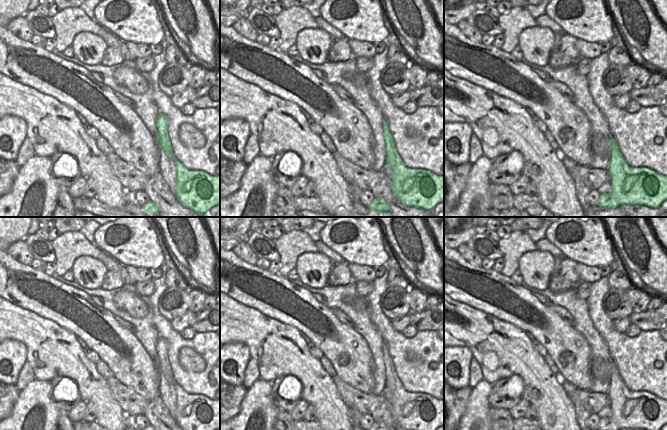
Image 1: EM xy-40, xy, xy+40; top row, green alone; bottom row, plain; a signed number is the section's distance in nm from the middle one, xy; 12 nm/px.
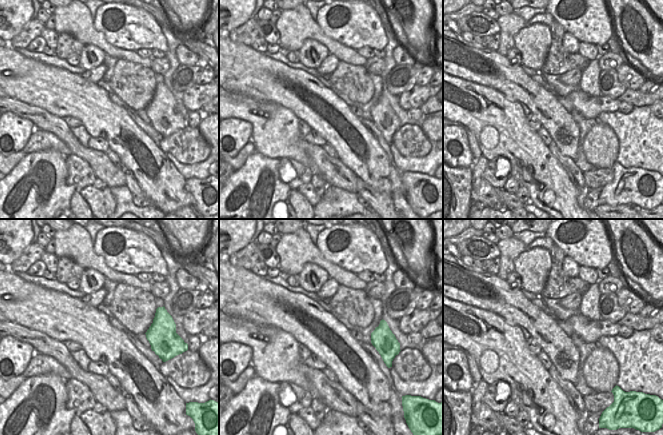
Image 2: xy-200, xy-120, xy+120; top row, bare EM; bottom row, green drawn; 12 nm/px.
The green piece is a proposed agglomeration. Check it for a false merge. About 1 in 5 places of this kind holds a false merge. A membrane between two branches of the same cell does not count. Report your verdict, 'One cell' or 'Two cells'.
One cell.

